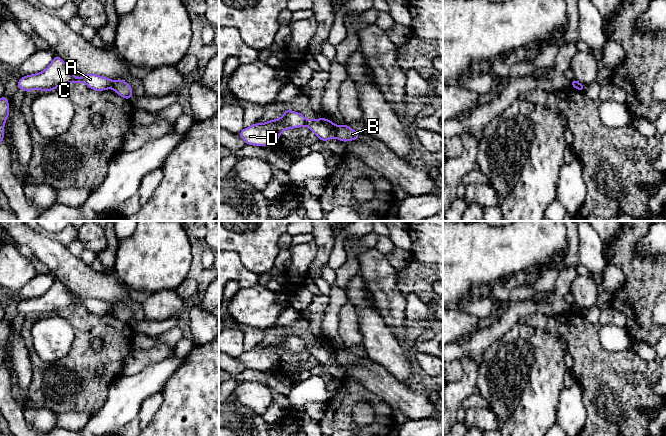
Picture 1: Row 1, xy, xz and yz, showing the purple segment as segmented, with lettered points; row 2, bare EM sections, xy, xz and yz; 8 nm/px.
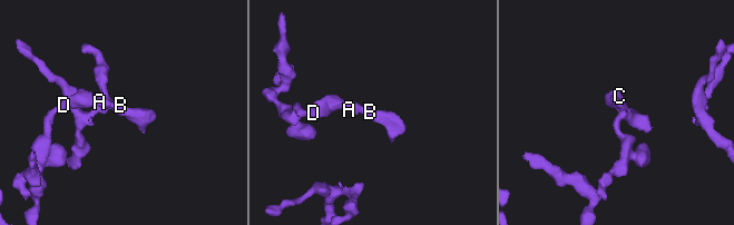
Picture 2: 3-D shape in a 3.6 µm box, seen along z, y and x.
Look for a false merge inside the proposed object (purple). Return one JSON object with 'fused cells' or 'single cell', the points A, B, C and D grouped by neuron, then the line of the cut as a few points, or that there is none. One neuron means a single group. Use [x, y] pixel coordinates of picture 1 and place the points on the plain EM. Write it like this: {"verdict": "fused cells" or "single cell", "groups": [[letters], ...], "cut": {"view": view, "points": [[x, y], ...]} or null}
{"verdict": "fused cells", "groups": [["A", "C", "D"], ["B"]], "cut": {"view": "xz", "points": [[337, 350], [334, 360]]}}

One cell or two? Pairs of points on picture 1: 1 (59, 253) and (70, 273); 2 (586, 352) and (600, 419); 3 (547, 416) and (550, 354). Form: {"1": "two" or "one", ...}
{"1": "one", "2": "one", "3": "one"}

